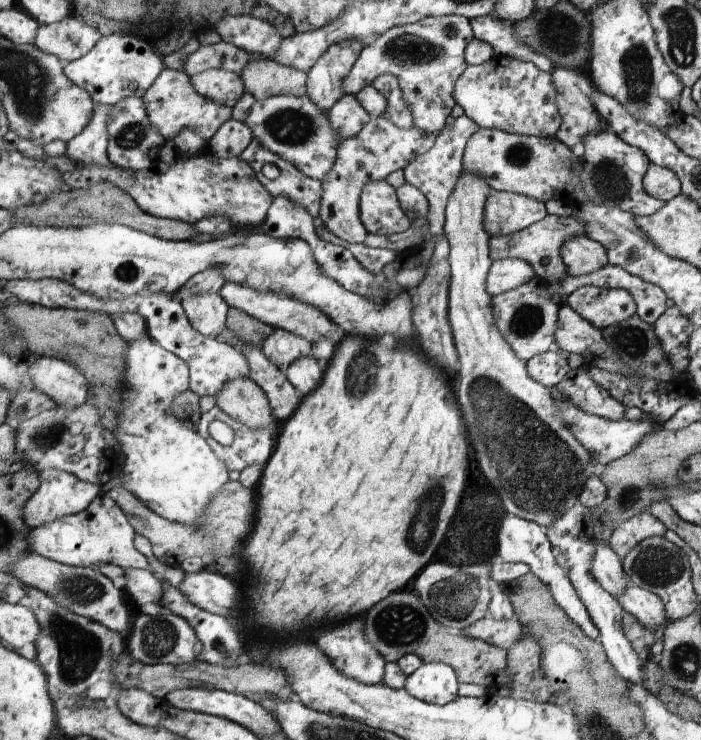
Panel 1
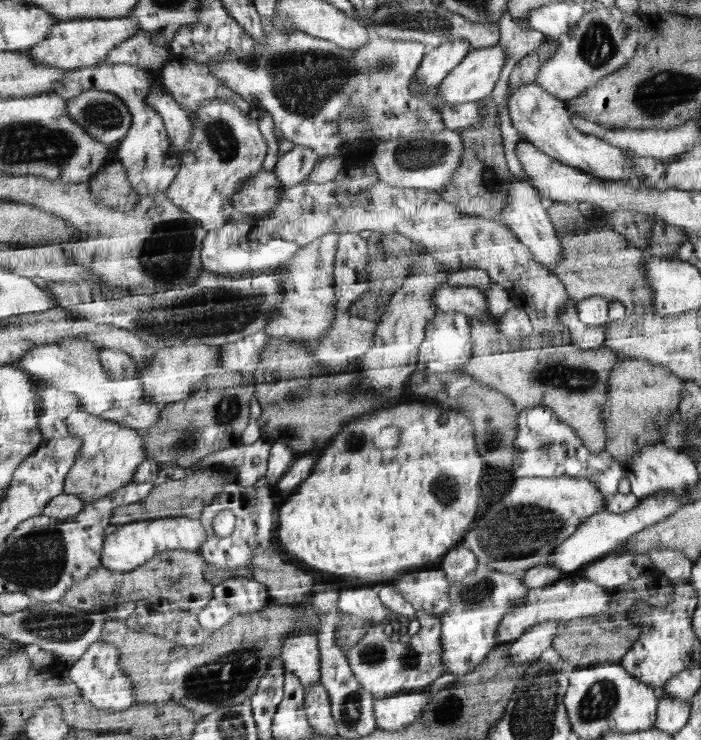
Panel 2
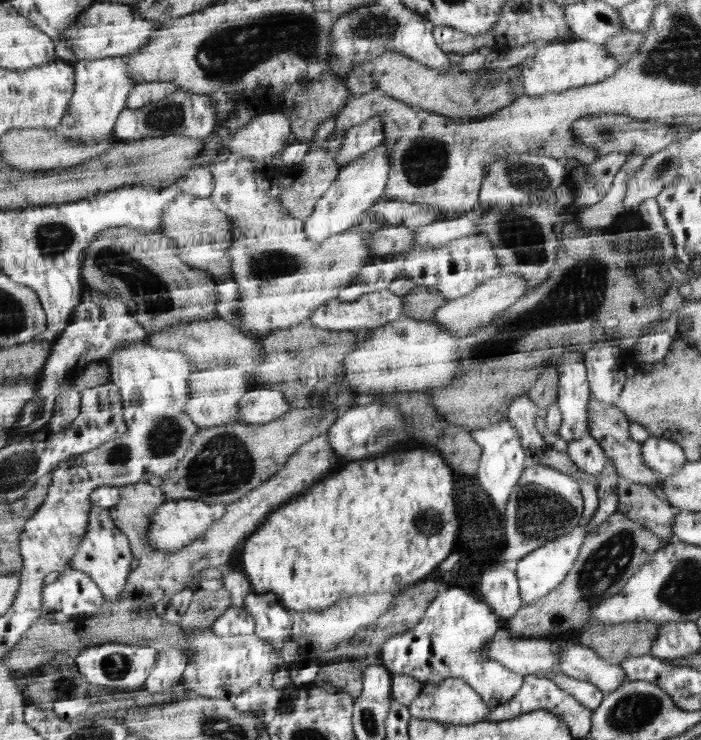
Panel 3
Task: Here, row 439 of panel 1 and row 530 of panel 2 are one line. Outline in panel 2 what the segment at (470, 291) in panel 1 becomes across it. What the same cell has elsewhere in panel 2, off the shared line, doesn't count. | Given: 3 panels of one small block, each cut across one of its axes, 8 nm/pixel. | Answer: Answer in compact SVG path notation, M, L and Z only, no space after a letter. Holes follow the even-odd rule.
M572 477L519 478L513 490L495 504L483 520L475 522L471 532L465 538L465 546L493 568L501 560L521 560L521 558L539 558L539 564L546 564L545 556L555 553L555 547L567 541L583 522L603 510L613 514L623 514L635 509L641 498L631 491L629 494L617 493L606 496L589 480Z

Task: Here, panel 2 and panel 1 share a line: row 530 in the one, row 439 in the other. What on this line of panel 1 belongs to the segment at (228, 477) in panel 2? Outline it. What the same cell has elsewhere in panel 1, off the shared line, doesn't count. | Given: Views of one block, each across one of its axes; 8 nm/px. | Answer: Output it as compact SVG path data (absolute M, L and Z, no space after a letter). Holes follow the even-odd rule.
M219 405L213 410L202 415L197 430L207 439L211 448L218 454L218 457L233 472L243 472L251 465L266 465L273 456L276 449L276 440L273 437L273 430L269 427L264 429L252 429L234 418L231 418ZM216 420L226 422L235 430L235 442L232 445L222 445L217 442L209 432L209 426Z

